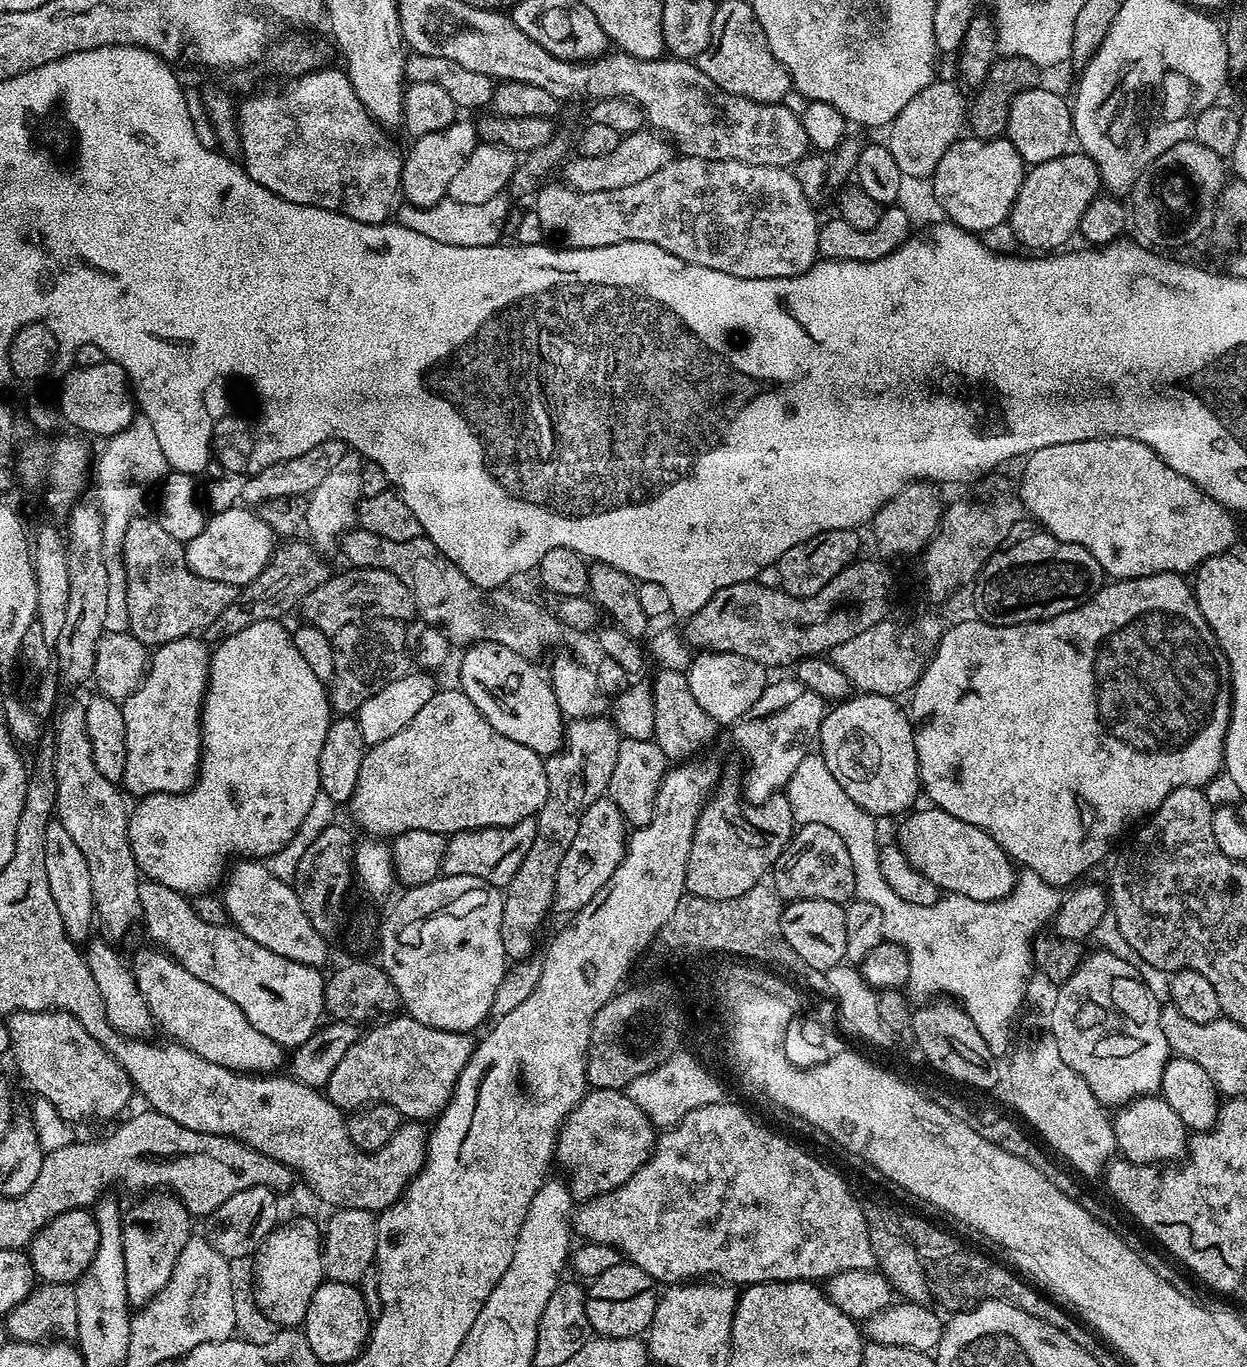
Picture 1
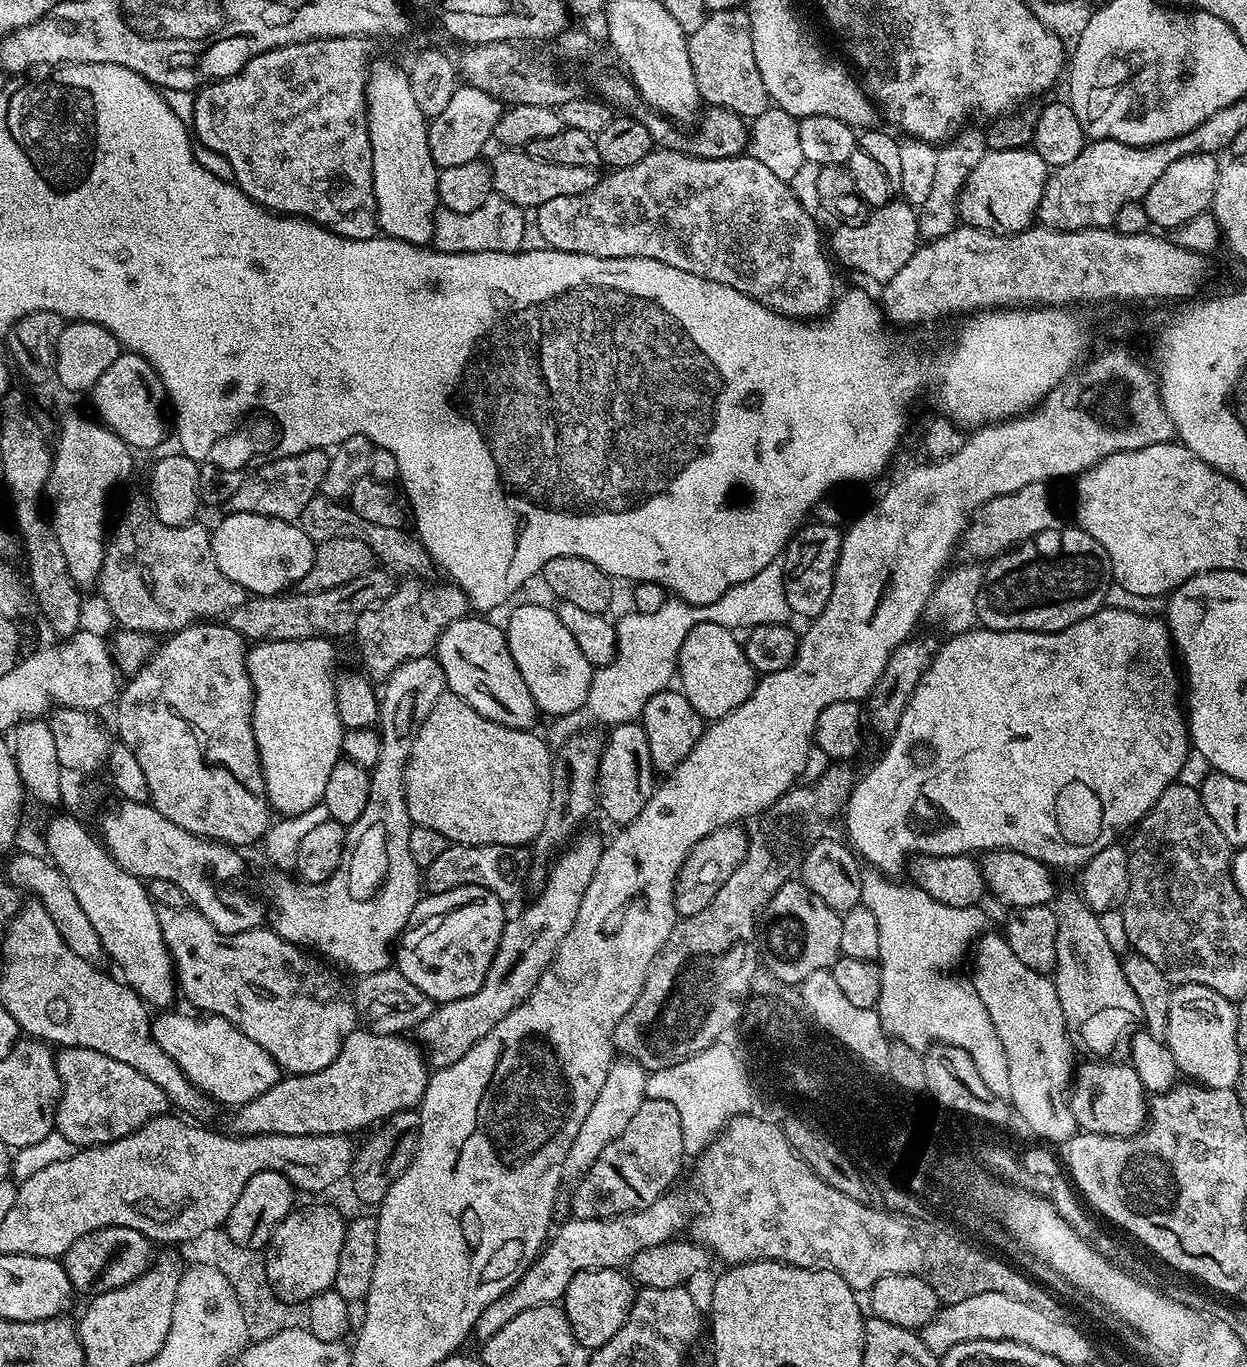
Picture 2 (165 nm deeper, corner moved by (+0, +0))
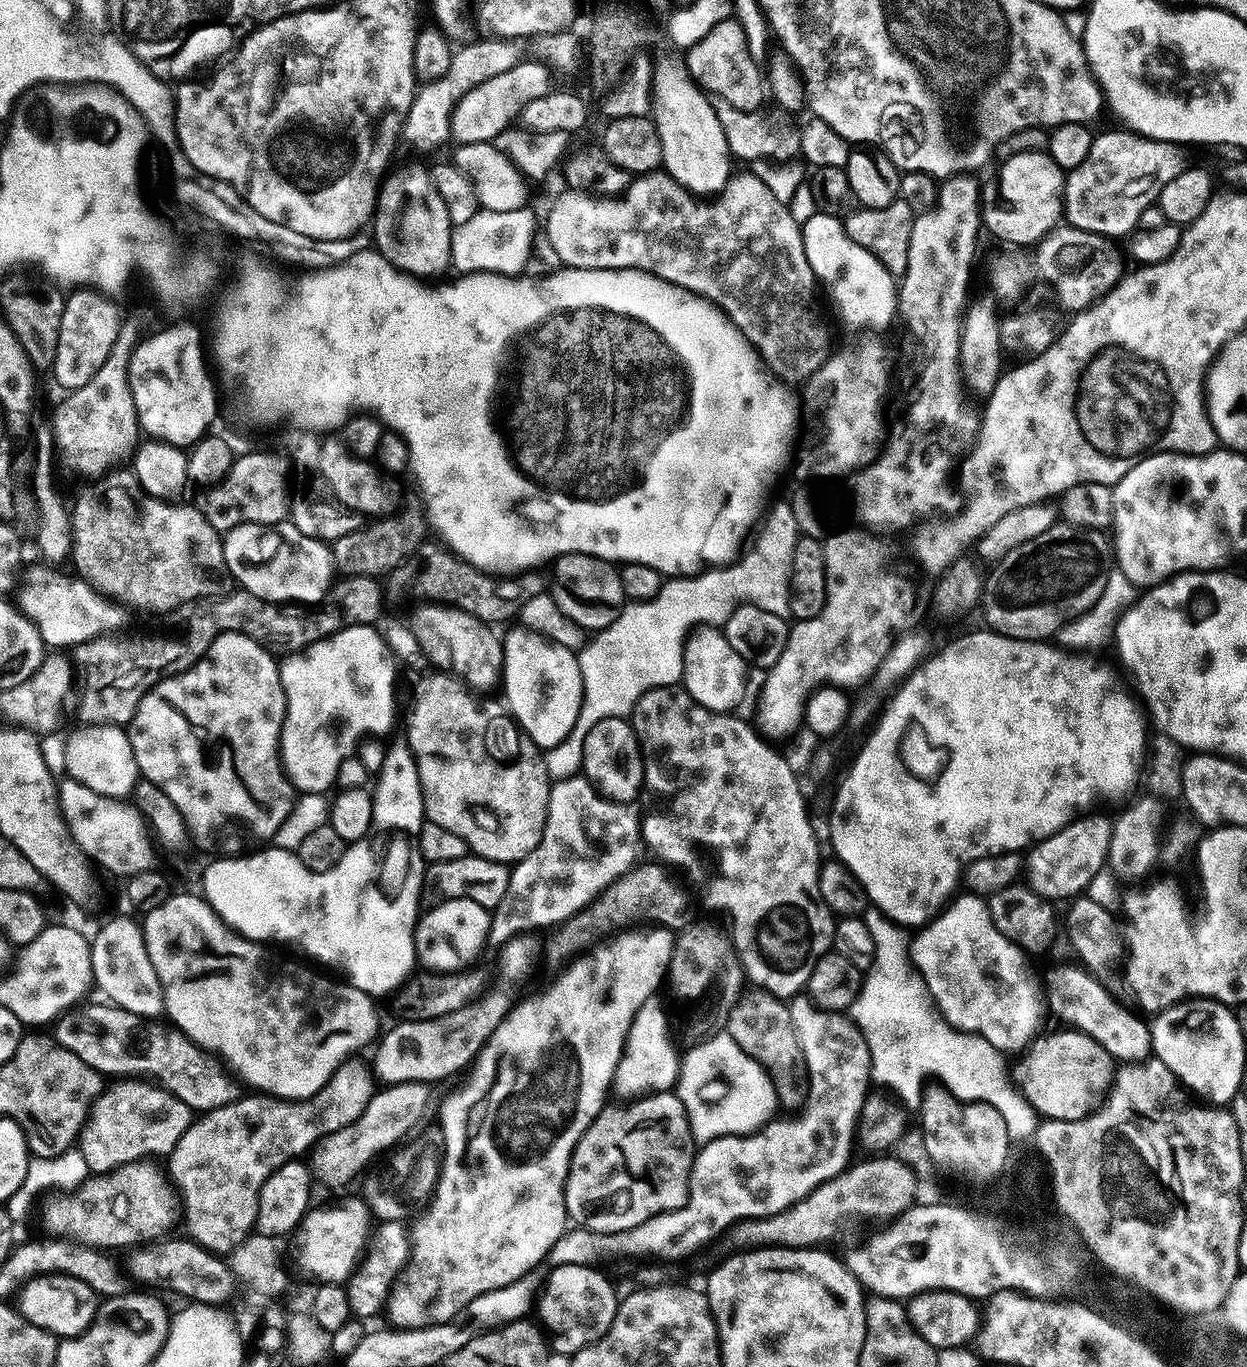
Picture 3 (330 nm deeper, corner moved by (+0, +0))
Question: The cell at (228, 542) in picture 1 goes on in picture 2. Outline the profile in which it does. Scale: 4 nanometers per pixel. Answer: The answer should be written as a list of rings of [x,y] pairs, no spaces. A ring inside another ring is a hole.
[[[232,512],[215,529],[210,532],[214,562],[218,562],[218,570],[230,578],[230,582],[238,582],[249,594],[257,596],[275,596],[283,593],[291,586],[299,585],[302,578],[312,569],[314,563],[314,542],[302,531],[299,523],[291,520],[279,520],[253,512]]]

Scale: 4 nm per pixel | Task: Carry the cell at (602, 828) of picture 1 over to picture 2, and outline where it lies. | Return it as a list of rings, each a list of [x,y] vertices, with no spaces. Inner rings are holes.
[[[577,835],[570,846],[555,857],[554,863],[547,869],[542,884],[544,889],[537,894],[536,901],[525,912],[518,913],[513,920],[511,917],[505,923],[484,984],[466,998],[433,1007],[430,1018],[420,1024],[418,1040],[433,1069],[458,1062],[458,1058],[482,1042],[482,1038],[486,1038],[486,1034],[490,1034],[490,1030],[494,1030],[494,1026],[498,1026],[506,1014],[518,1010],[518,1006],[530,998],[534,986],[538,986],[544,970],[550,966],[554,954],[558,954],[562,938],[570,934],[570,926],[574,926],[574,918],[578,918],[586,886],[590,886],[594,870],[598,870],[598,858],[602,858],[604,853],[603,839],[584,835]]]

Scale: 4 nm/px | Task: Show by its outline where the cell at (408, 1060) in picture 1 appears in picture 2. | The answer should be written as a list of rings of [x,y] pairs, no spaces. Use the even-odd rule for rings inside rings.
[[[354,1030],[342,1042],[342,1050],[338,1050],[338,1058],[334,1058],[334,1062],[330,1062],[330,1066],[326,1066],[317,1072],[311,1072],[309,1076],[285,1075],[277,1084],[272,1084],[270,1090],[266,1090],[266,1094],[262,1094],[258,1098],[254,1098],[249,1104],[241,1104],[235,1109],[236,1112],[232,1116],[231,1131],[238,1136],[261,1136],[262,1134],[298,1134],[299,1136],[339,1136],[341,1134],[353,1134],[359,1128],[371,1129],[373,1126],[379,1125],[381,1122],[393,1116],[396,1112],[407,1112],[415,1109],[419,1105],[420,1099],[424,1097],[424,1091],[428,1085],[430,1075],[430,1065],[422,1051],[421,1045],[415,1039],[409,1038],[404,1034],[395,1036],[383,1036],[377,1032],[369,1032],[367,1030]]]

